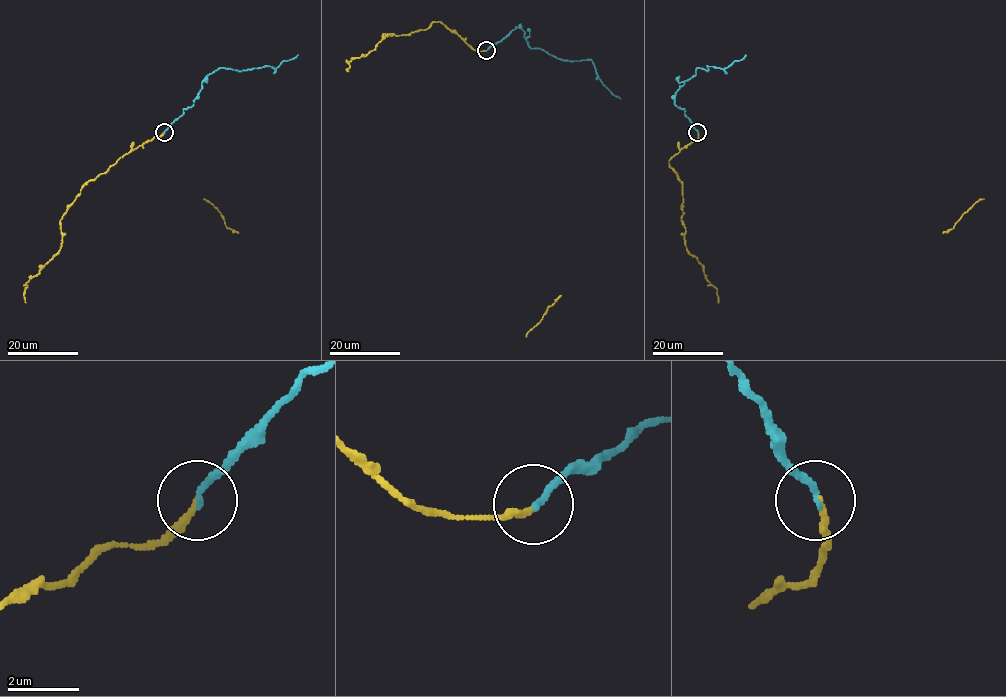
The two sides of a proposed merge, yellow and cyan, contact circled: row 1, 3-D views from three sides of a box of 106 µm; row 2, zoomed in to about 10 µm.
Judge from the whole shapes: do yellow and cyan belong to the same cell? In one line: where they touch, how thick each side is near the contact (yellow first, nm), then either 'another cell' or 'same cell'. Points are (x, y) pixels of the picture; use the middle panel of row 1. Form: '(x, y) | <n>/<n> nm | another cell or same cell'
(486, 50) | 180/170 nm | same cell

